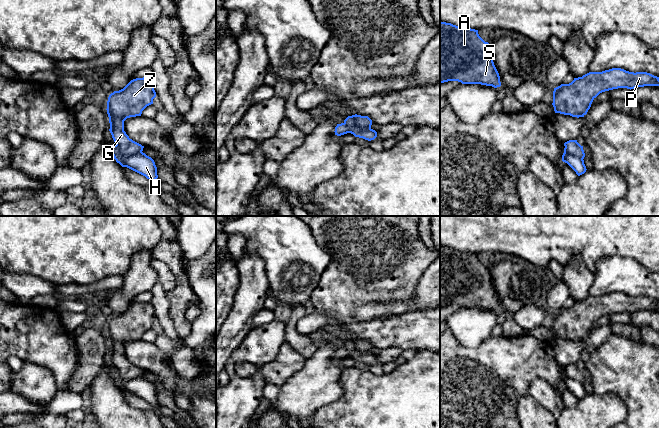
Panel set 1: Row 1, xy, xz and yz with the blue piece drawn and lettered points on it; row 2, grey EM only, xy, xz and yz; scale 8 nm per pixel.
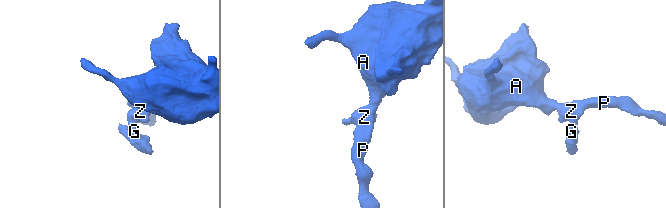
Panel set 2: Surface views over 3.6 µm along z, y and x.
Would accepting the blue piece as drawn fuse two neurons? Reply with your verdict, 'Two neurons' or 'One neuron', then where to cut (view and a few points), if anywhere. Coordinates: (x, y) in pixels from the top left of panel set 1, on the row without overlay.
Two neurons. Split along xy (115, 369), (124, 381), (141, 376)

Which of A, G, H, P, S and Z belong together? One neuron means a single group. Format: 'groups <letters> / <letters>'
groups A G P S Z / H

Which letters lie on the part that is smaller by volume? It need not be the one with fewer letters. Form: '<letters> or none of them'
H

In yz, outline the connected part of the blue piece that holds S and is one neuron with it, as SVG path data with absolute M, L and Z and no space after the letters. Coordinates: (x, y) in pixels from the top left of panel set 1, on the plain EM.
M440 246L440 308L448 305L481 308L494 312L501 310L491 271L479 260L478 254Z

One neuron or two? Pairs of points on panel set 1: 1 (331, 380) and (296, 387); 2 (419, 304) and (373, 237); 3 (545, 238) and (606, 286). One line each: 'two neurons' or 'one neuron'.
1: one neuron
2: two neurons
3: two neurons

